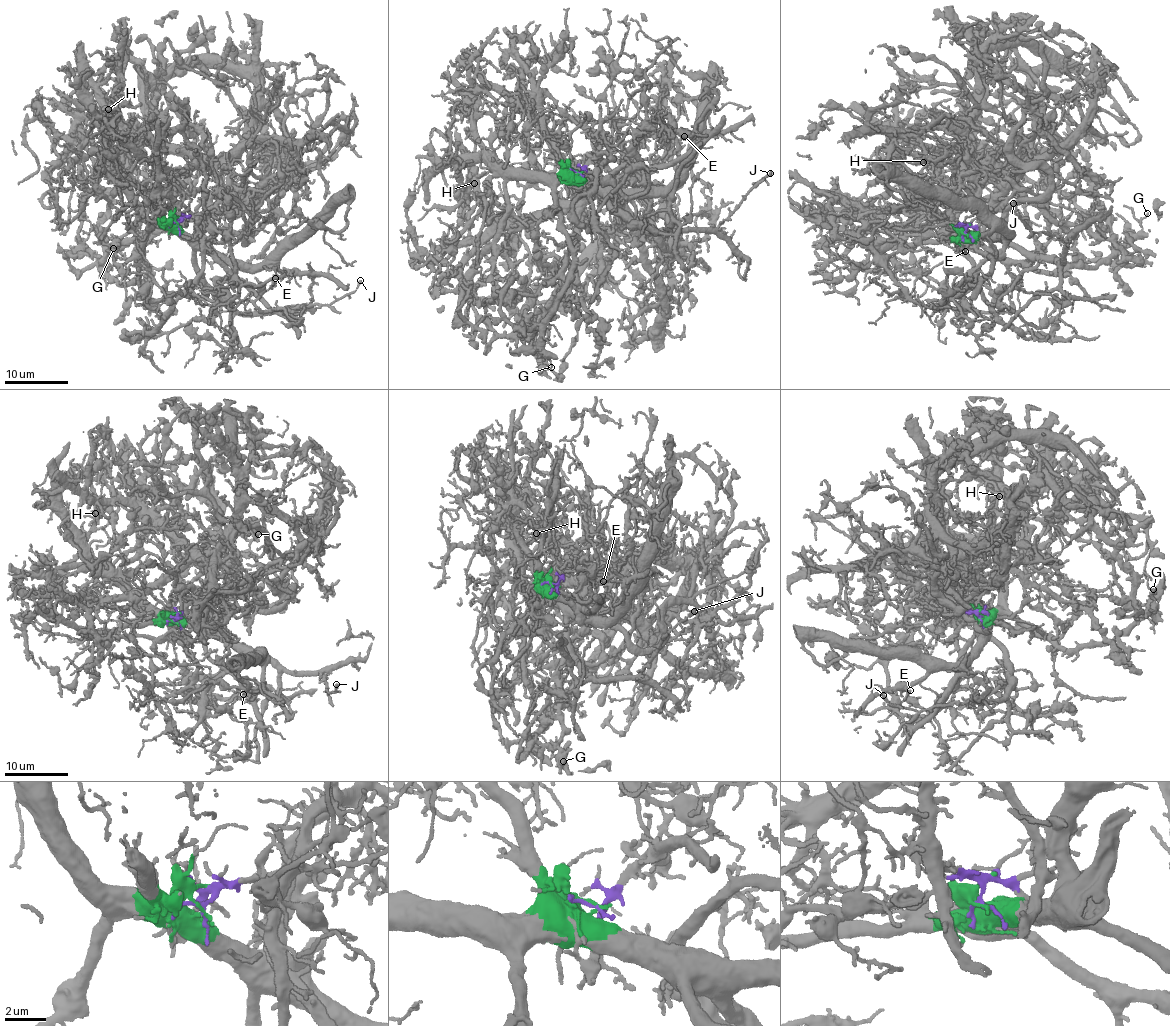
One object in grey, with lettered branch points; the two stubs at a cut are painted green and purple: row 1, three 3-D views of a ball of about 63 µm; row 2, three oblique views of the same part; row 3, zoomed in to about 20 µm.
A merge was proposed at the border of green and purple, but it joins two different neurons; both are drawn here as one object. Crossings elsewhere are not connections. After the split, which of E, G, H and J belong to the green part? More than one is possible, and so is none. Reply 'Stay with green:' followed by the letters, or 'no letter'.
Stay with green: E, G, J

